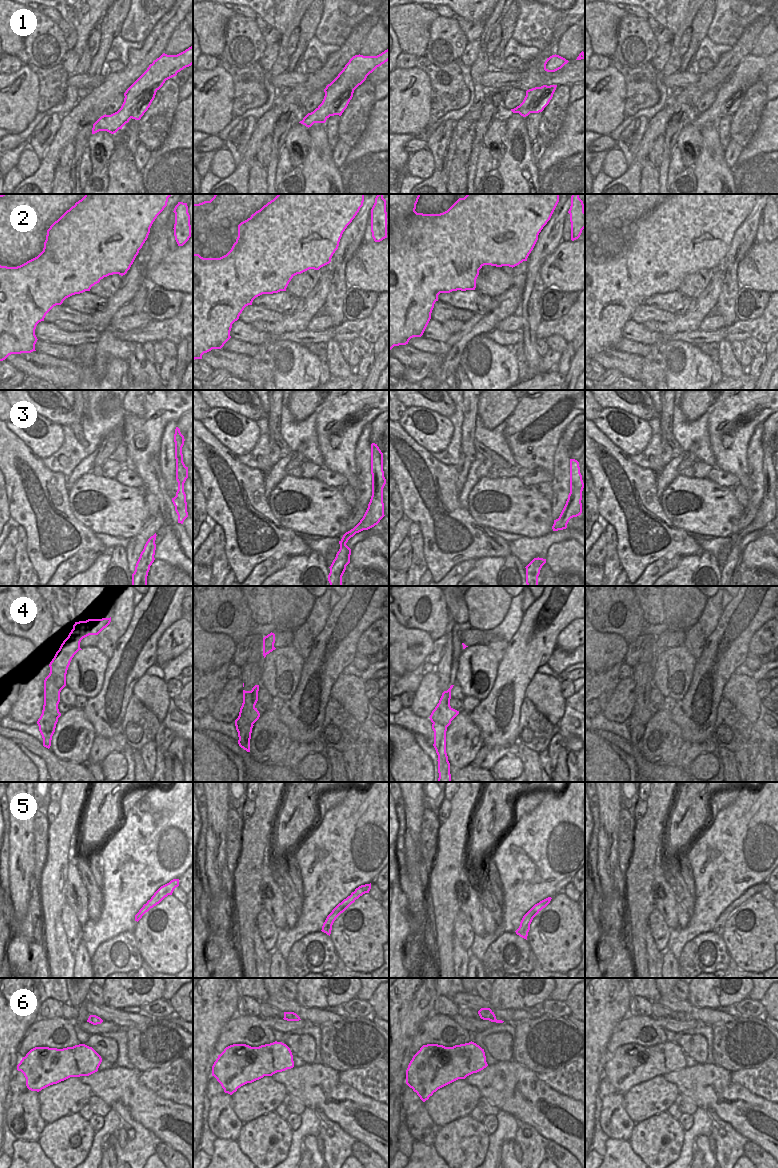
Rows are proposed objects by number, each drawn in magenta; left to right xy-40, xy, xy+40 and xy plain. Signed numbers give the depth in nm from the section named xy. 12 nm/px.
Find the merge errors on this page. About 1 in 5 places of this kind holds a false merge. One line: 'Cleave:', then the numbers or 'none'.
Cleave: 1, 4

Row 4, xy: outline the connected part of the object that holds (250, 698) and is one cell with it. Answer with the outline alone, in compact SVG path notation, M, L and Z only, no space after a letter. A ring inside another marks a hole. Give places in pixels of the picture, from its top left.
M255 685L251 691L243 690L243 703L239 714L243 715L247 709L254 709L258 701L259 685Z

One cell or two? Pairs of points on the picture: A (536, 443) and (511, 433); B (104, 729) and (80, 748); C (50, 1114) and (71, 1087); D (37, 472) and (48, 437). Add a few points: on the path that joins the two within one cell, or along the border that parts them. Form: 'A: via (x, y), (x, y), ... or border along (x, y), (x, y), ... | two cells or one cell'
A: via (530, 443), (522, 444), (517, 439) | one cell
B: border along (85, 713), (96, 735) | two cells
C: via (53, 1107), (66, 1094) | one cell
D: border along (24, 442), (42, 460) | two cells

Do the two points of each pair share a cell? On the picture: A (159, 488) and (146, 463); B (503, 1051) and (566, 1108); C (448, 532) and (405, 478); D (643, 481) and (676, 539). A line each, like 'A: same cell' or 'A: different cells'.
A: same cell
B: different cells
C: same cell
D: same cell

